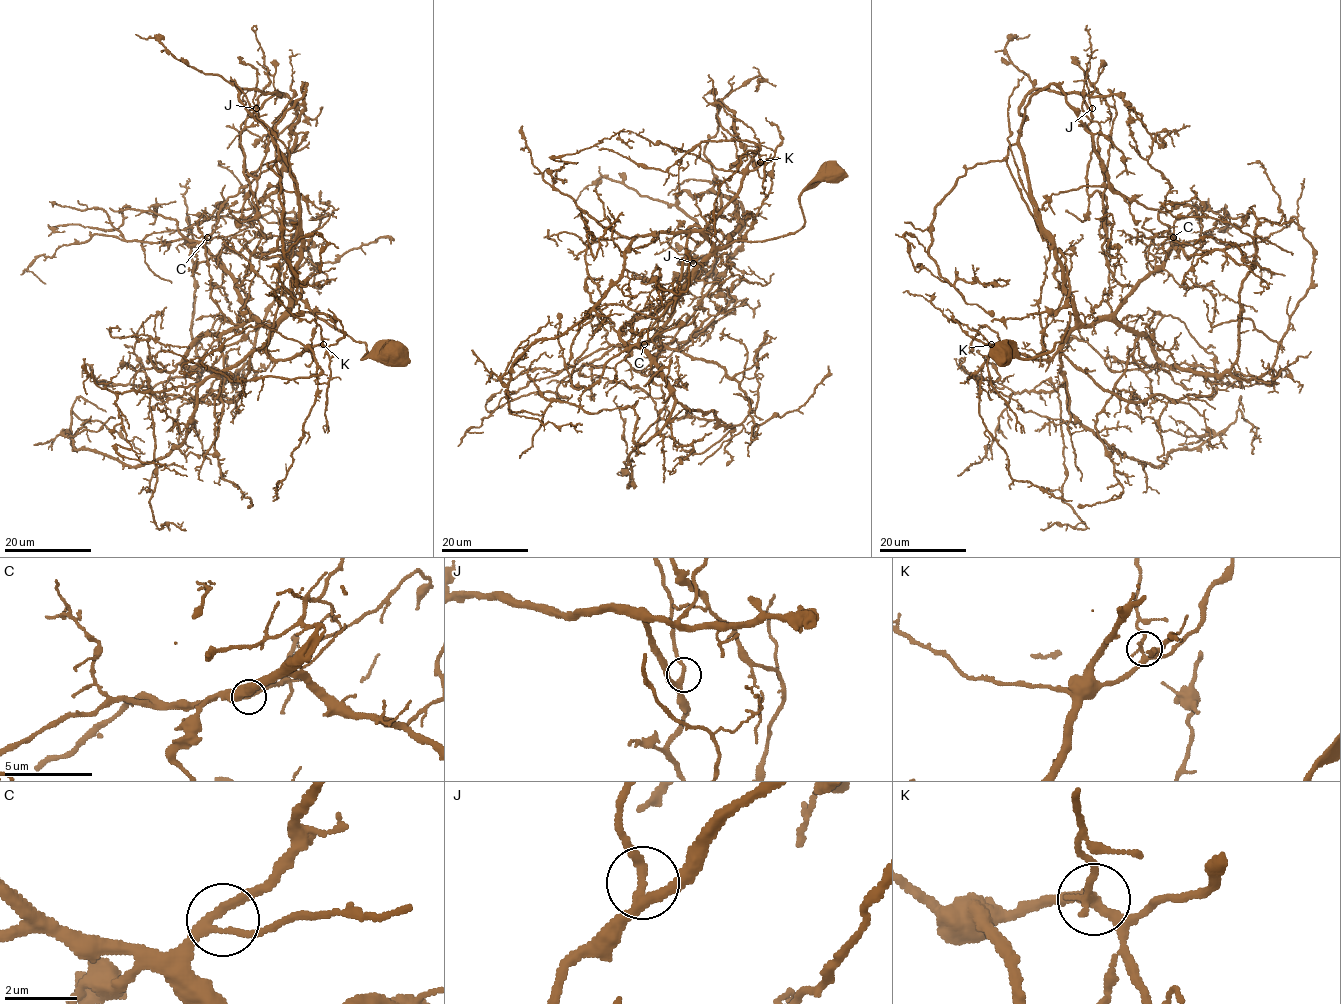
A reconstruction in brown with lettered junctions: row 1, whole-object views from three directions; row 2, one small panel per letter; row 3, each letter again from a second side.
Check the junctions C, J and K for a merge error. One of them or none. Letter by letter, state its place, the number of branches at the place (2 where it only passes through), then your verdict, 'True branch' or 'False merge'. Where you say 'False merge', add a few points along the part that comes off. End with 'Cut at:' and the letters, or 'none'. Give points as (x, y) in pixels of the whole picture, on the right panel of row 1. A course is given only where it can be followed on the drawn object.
C: Place: (1173, 237). Branches: 3. True branch
J: Place: (1092, 108). Branches: 3. True branch
K: Place: (991, 344). Branches: 3. True branch
Cut at: none

